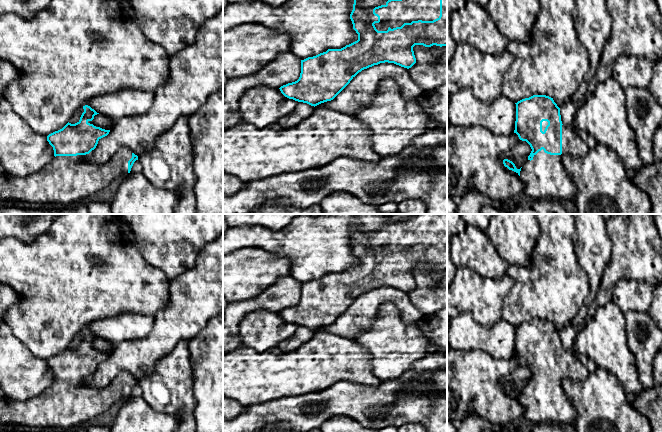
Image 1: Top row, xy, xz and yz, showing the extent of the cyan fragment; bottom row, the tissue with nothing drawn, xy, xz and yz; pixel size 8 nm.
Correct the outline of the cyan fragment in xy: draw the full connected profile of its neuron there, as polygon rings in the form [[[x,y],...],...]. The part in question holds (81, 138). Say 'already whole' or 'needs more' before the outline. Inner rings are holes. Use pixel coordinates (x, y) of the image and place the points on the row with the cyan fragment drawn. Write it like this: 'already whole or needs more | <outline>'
needs more | [[[88,105],[83,106],[83,109],[84,112],[77,123],[71,124],[68,122],[62,129],[47,136],[47,141],[53,147],[55,156],[50,163],[26,177],[15,177],[6,173],[0,176],[0,200],[18,200],[36,204],[60,203],[65,206],[75,205],[109,186],[114,181],[119,180],[123,174],[130,173],[134,162],[138,160],[138,156],[129,148],[121,148],[104,164],[96,164],[87,160],[86,155],[96,148],[98,141],[107,136],[110,130],[93,125],[94,116],[99,114],[94,109]]]

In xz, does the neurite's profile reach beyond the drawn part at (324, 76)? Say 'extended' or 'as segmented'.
extended

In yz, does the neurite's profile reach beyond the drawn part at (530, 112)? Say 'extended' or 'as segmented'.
extended

